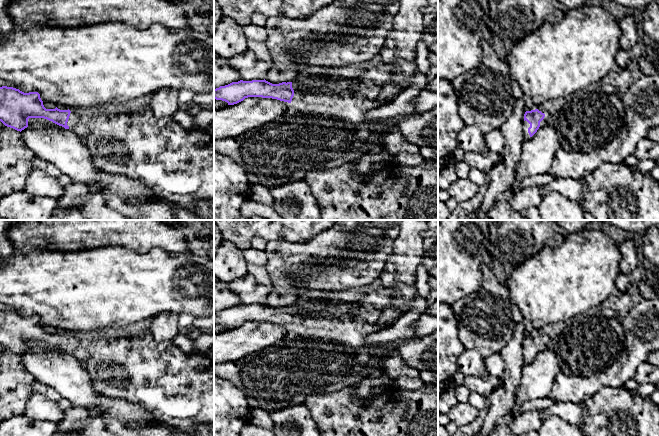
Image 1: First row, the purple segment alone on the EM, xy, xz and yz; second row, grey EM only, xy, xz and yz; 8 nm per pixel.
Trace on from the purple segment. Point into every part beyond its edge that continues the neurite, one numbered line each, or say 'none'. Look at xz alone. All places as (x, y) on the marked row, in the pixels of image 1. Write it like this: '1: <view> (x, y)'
1: xz (348, 99)

